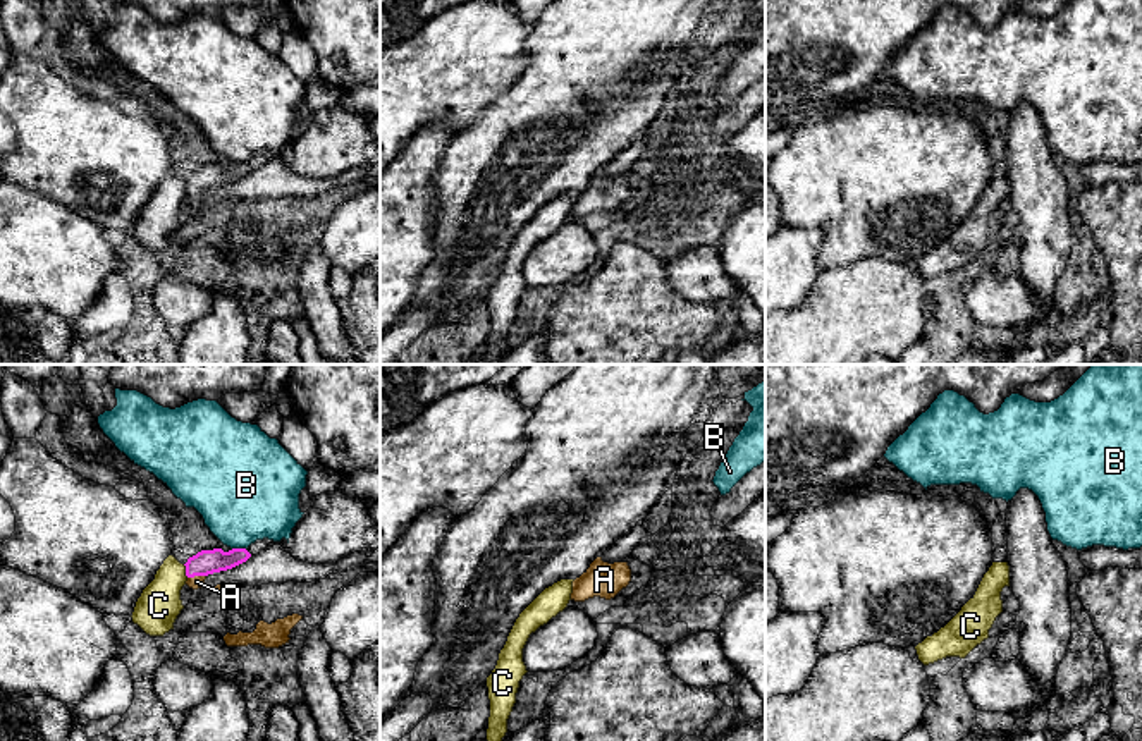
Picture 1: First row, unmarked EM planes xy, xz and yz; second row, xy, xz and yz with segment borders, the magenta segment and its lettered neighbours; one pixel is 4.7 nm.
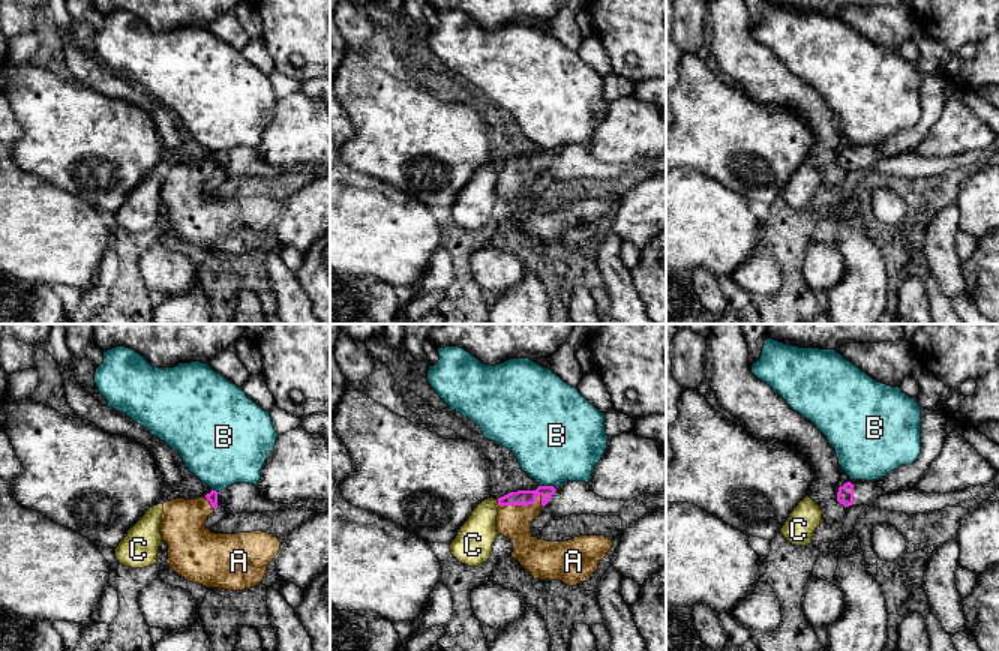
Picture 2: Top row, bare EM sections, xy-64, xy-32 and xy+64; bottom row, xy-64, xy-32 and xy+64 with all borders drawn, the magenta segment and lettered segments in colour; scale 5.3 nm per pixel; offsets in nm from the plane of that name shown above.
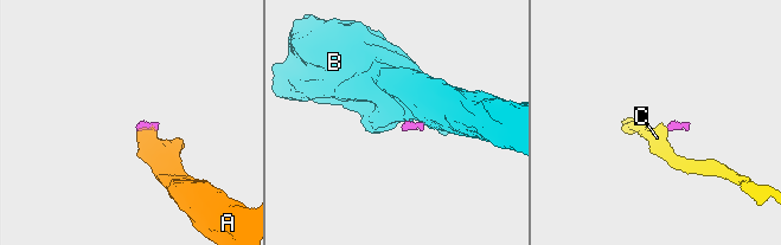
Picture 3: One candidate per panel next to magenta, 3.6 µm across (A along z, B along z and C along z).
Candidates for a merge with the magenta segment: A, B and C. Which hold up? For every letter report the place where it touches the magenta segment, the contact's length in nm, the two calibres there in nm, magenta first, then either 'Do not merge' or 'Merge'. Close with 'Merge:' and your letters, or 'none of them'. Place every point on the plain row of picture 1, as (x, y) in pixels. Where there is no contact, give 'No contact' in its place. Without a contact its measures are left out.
A: Touches magenta at xy (196, 189). Shared border 90 nm. Thickness 120 nm (magenta) against 60 nm. Merge
B: Touches magenta at xy (239, 164). Shared border 60 nm. Thickness 120 nm (magenta) against 440 nm. Do not merge
C: Touches magenta at xy (186, 186). Shared border 70 nm. Thickness 120 nm (magenta) against 200 nm. Do not merge
Merge: A

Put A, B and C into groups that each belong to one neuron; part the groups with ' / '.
A / B / C

